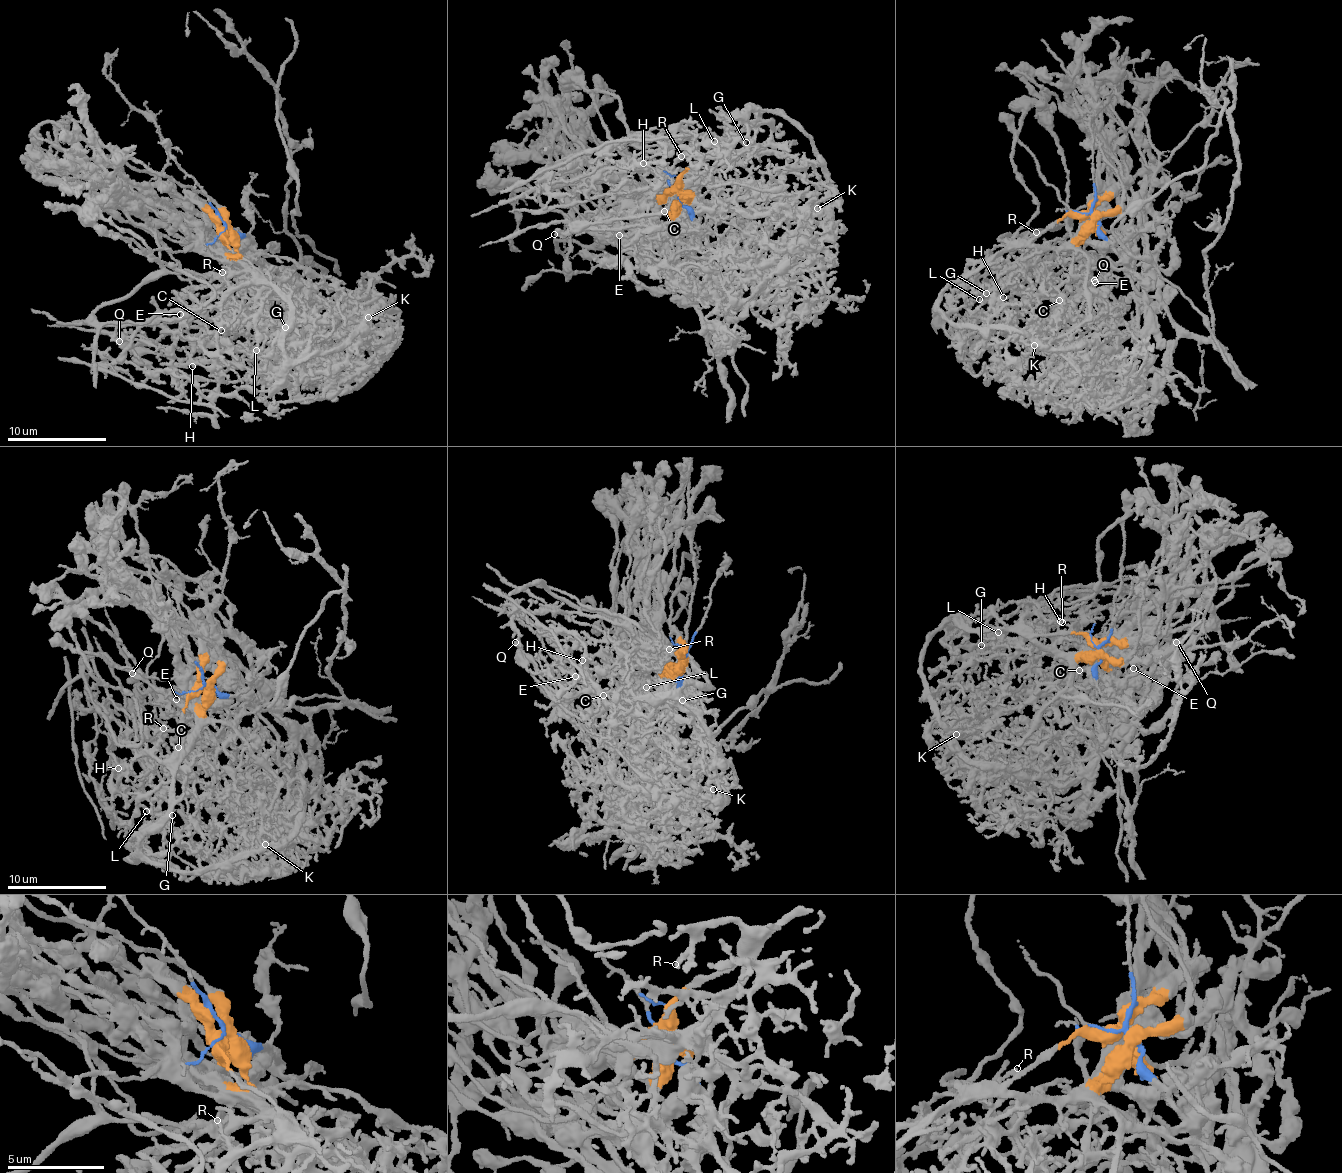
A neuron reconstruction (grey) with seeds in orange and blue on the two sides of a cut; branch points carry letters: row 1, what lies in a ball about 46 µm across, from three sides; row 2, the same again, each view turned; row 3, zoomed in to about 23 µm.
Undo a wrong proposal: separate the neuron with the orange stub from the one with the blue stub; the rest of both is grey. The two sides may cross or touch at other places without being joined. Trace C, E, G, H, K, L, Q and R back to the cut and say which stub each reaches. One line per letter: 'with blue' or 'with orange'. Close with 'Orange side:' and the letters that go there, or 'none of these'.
C: with orange
E: with orange
G: with orange
H: with orange
K: with orange
L: with orange
Q: with orange
R: with orange
Orange side: C, E, G, H, K, L, Q, R

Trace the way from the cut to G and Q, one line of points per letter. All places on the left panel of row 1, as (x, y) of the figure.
G: (225, 229), (222, 239), (273, 288), (262, 301), (256, 323), (272, 335), (286, 326)
Q: (225, 229), (252, 274), (255, 294), (223, 319), (175, 320), (139, 345), (118, 341)

